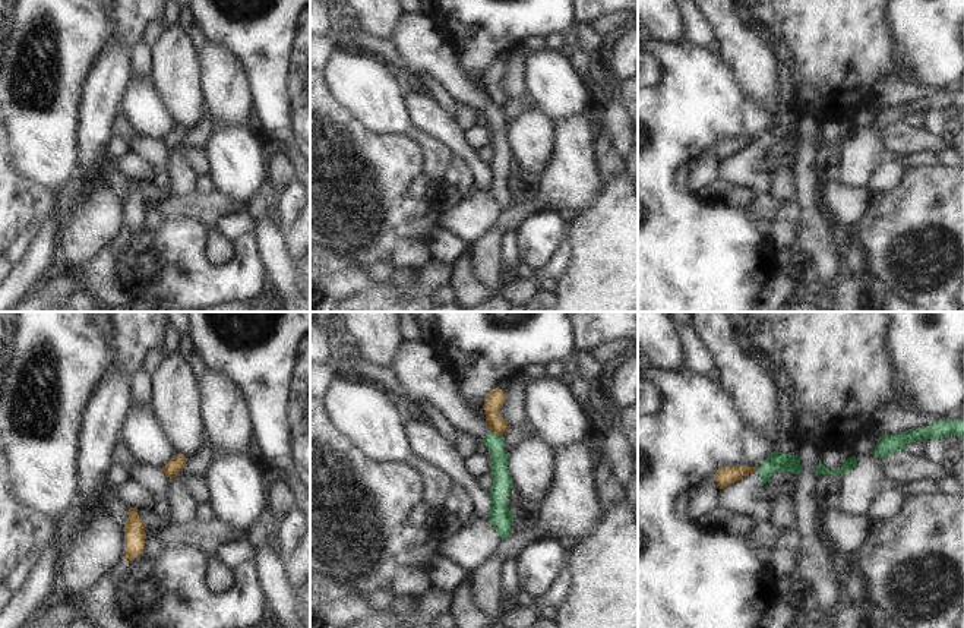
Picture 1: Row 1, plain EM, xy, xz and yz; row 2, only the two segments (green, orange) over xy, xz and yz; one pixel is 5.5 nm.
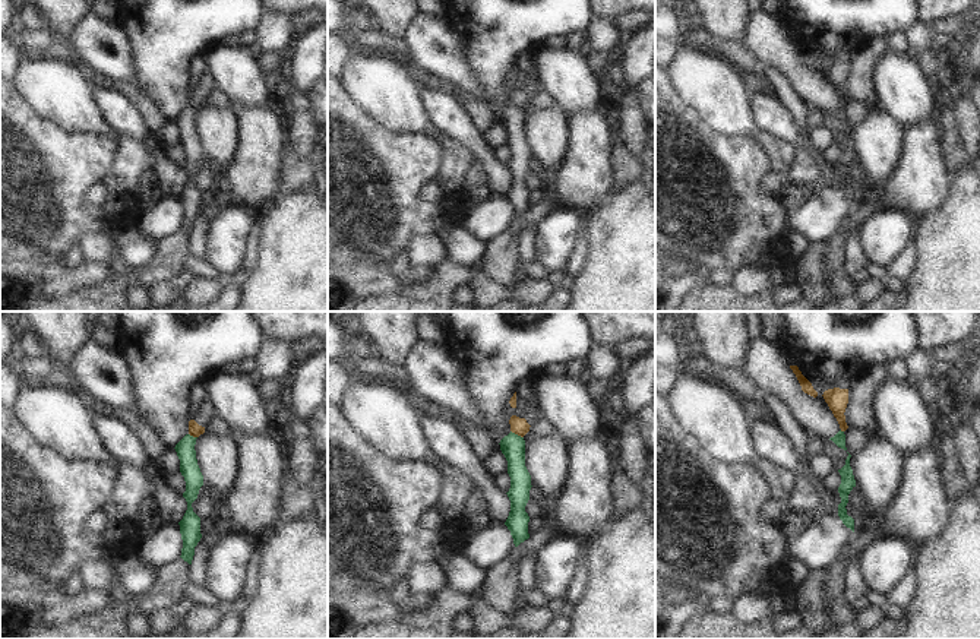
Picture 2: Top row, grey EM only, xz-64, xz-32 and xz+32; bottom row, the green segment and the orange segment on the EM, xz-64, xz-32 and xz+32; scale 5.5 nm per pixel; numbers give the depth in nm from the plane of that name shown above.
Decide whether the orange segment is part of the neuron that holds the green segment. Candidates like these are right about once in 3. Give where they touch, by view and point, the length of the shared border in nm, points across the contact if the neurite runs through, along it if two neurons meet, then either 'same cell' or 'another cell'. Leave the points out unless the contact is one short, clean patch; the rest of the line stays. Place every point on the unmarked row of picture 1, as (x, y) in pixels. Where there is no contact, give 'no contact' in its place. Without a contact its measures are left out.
meets green in xz at (496, 106); contact 70 nm long; border along xz (492, 101), (502, 107); another cell

